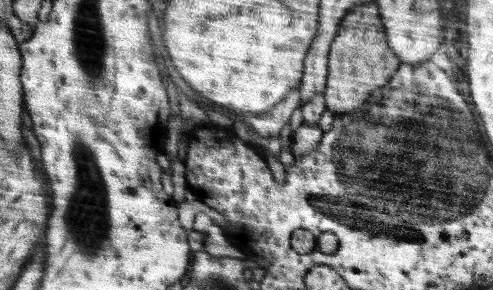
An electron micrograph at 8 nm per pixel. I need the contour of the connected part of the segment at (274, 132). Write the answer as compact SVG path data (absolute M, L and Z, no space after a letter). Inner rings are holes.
M301 84L296 88L296 92L292 92L292 96L288 96L288 100L284 100L284 104L268 110L265 114L244 114L244 121L246 121L261 137L264 138L278 138L282 128L290 122L292 112L298 108L300 103L300 90Z

